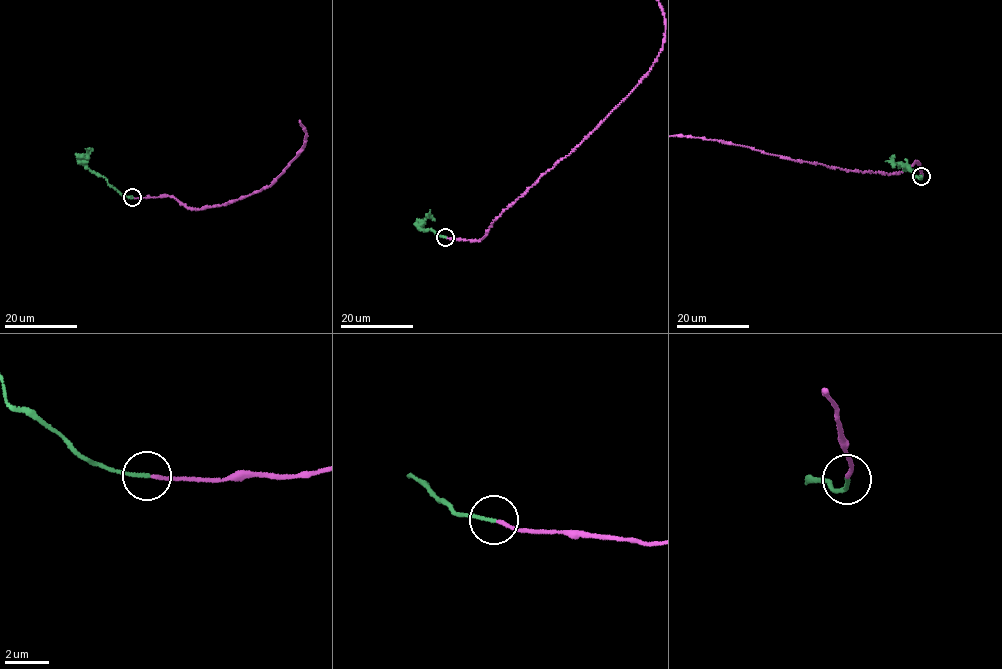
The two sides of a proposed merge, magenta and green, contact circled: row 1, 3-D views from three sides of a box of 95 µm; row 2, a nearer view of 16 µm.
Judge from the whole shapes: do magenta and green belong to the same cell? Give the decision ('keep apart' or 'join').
join

